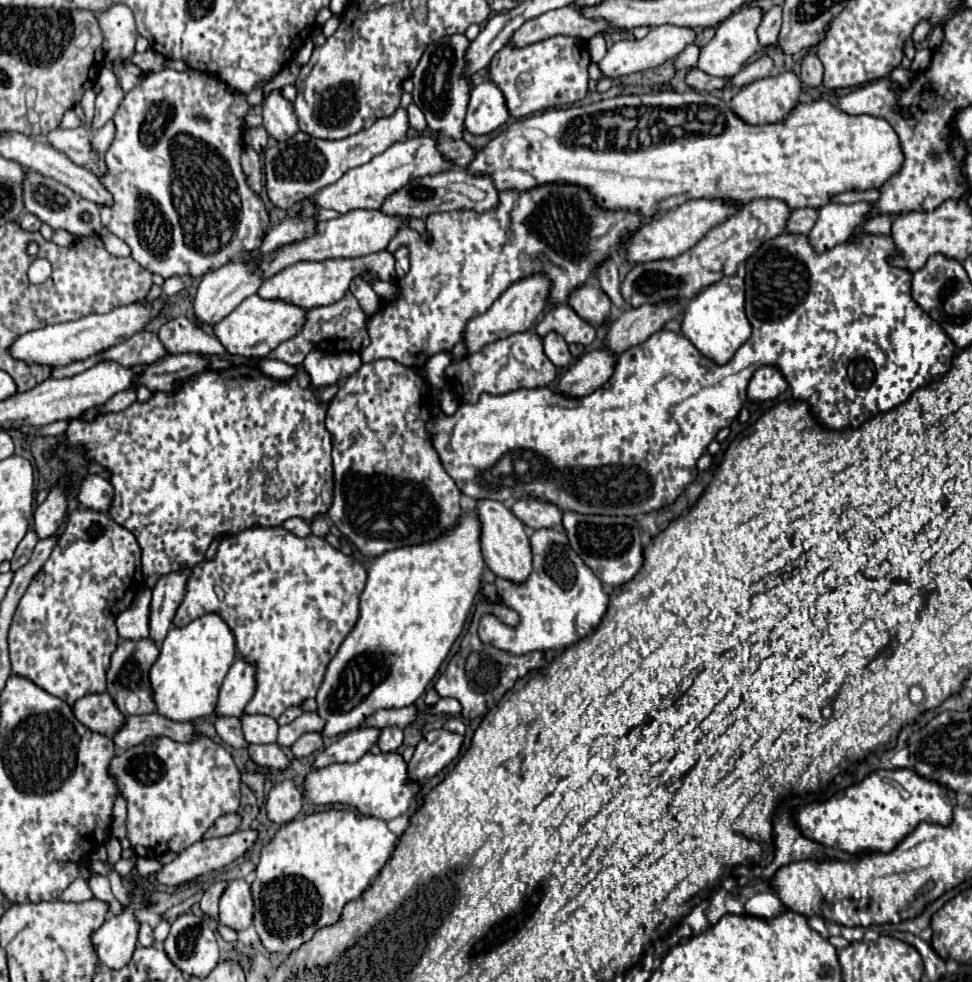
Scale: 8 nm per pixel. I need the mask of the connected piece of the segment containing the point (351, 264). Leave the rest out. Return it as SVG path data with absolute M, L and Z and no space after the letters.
M382 250L376 254L362 256L362 258L336 258L336 260L322 260L322 262L292 264L292 266L284 268L282 272L278 272L276 276L272 276L272 280L264 280L258 290L258 296L264 300L284 300L284 302L296 304L298 308L308 312L312 308L338 302L344 296L344 292L348 290L350 280L360 276L366 270L374 272L380 280L386 280L386 282L396 280L394 256L388 250Z

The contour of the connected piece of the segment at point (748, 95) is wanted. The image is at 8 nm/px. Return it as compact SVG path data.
M784 72L744 86L730 100L730 108L746 124L780 122L798 102L800 92L800 78L794 72Z

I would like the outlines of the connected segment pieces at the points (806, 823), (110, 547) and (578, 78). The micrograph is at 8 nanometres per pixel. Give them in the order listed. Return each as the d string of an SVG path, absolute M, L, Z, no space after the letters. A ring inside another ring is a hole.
M908 768L876 770L862 782L836 792L828 800L810 802L796 808L794 822L808 840L842 850L846 854L890 852L920 822L934 822L942 826L950 824L954 806L956 794L952 790L920 778ZM904 792L908 798L902 796Z
M76 508L66 522L56 548L52 550L46 564L30 582L22 596L8 634L12 674L32 680L48 694L68 702L70 706L80 696L106 692L106 672L110 656L120 642L116 632L116 616L132 604L132 582L140 568L140 548L132 532L116 524L106 512L90 508Z
M554 36L520 50L512 48L512 44L502 48L490 62L490 80L504 92L510 114L526 118L534 112L582 100L588 92L588 64L590 54L584 42Z

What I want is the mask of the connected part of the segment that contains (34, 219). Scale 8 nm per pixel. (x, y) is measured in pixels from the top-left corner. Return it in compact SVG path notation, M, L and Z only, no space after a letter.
M26 212L26 214L22 214L22 218L20 218L20 226L22 226L24 230L28 230L28 232L34 232L34 230L40 230L42 222L40 222L38 216L32 216L30 212Z

